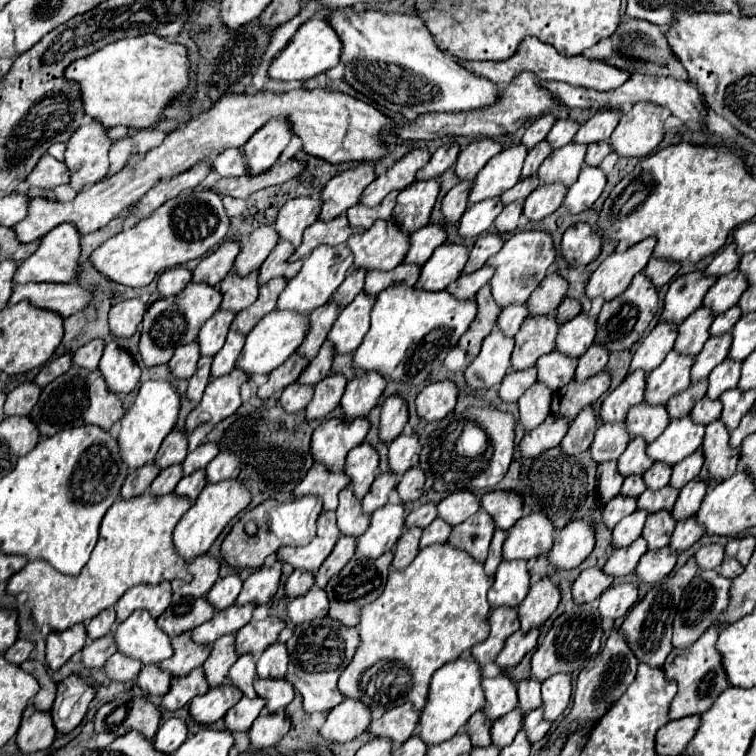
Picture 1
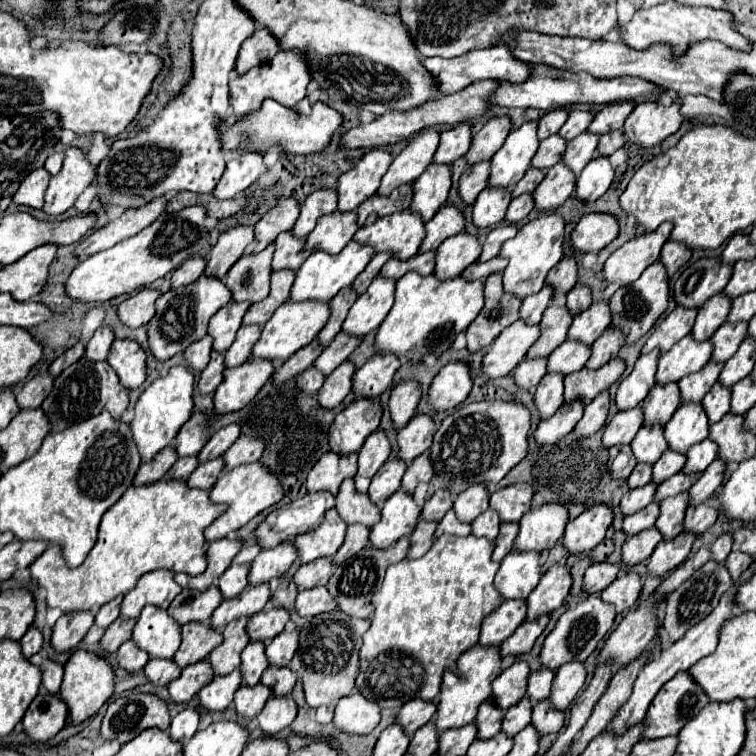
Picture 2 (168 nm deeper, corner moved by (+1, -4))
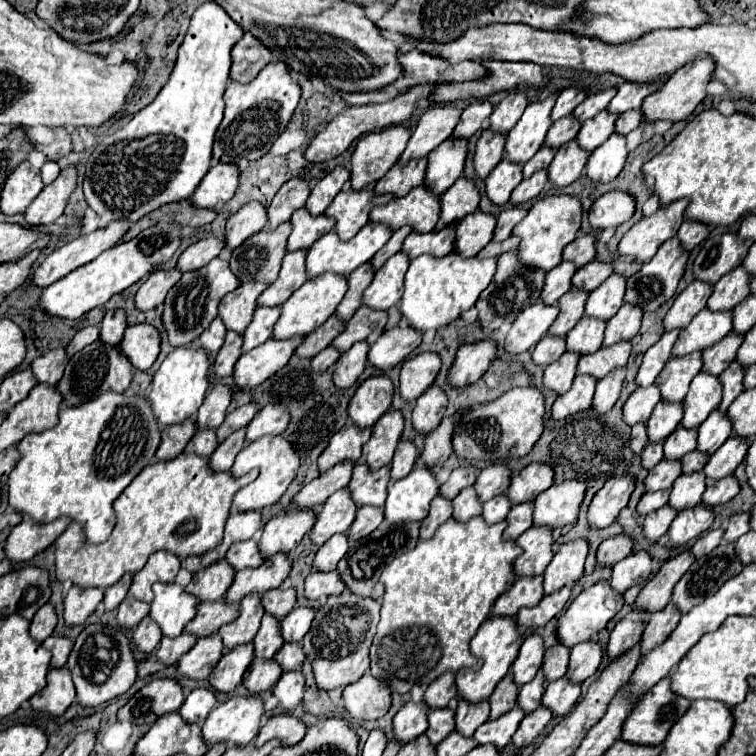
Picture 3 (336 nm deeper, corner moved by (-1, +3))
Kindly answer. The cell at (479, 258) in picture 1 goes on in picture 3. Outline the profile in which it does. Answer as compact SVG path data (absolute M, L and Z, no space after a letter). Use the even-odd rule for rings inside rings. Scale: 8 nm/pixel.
M508 208L508 210L504 210L504 212L500 212L500 216L498 216L498 224L496 224L496 230L494 230L494 242L502 242L502 240L506 240L508 236L510 236L510 232L512 232L512 228L522 220L526 216L526 210L522 210L522 208Z

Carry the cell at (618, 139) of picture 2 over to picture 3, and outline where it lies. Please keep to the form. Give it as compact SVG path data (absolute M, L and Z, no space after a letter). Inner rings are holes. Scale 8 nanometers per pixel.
M630 110L626 114L620 114L618 120L616 120L616 126L614 126L614 132L616 134L622 134L626 136L630 130L638 128L642 122L642 114L638 114L638 110Z

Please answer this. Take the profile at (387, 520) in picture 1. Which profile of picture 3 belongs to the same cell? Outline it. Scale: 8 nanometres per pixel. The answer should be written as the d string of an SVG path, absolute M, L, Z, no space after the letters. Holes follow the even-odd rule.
M414 468L406 478L388 486L384 518L390 524L424 520L430 500L438 494L438 482L428 468Z

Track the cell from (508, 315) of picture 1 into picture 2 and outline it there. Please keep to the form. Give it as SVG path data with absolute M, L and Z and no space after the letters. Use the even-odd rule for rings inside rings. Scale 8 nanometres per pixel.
M544 285L544 289L540 289L540 293L534 293L534 295L526 297L522 307L520 307L520 319L526 321L528 325L540 323L542 313L552 299L552 293L554 293L554 289L550 285Z

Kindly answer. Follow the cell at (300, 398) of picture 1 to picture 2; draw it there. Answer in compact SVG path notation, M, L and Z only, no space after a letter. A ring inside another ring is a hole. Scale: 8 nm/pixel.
M308 367L304 373L300 373L298 375L298 387L304 391L304 393L316 393L320 387L322 387L322 383L324 383L324 375L316 369L316 367Z

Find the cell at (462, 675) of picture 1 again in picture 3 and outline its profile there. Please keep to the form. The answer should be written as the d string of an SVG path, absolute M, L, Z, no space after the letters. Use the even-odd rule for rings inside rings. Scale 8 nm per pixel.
M488 618L476 632L476 636L470 640L470 654L476 658L482 658L484 664L478 672L472 670L458 670L456 674L456 686L458 686L458 698L466 700L468 704L480 704L494 692L494 686L504 678L510 664L518 656L522 644L522 636L516 628L514 618Z

